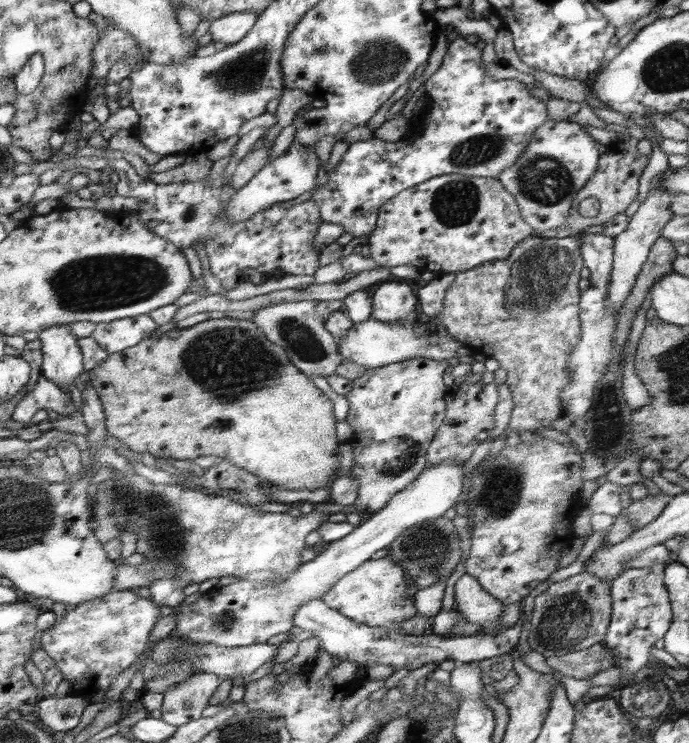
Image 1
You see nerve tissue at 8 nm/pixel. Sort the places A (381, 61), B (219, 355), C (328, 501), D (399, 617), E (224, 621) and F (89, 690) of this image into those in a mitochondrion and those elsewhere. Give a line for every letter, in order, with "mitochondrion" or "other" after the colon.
A: mitochondrion
B: mitochondrion
C: other
D: other
E: mitochondrion
F: other

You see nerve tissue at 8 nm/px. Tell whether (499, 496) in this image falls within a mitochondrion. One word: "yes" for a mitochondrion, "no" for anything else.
yes

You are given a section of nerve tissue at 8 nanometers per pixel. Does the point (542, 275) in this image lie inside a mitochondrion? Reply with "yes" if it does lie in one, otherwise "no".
yes

